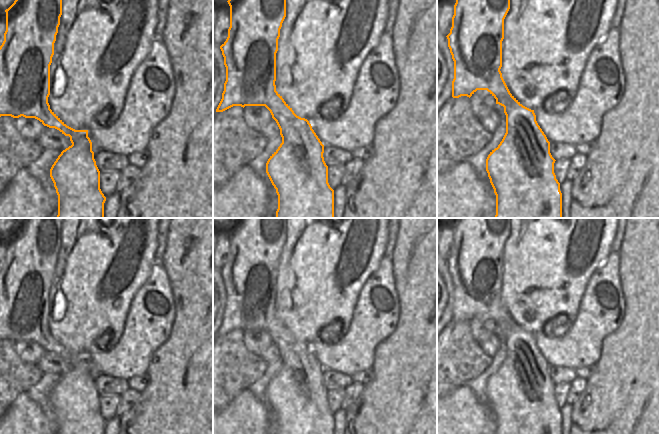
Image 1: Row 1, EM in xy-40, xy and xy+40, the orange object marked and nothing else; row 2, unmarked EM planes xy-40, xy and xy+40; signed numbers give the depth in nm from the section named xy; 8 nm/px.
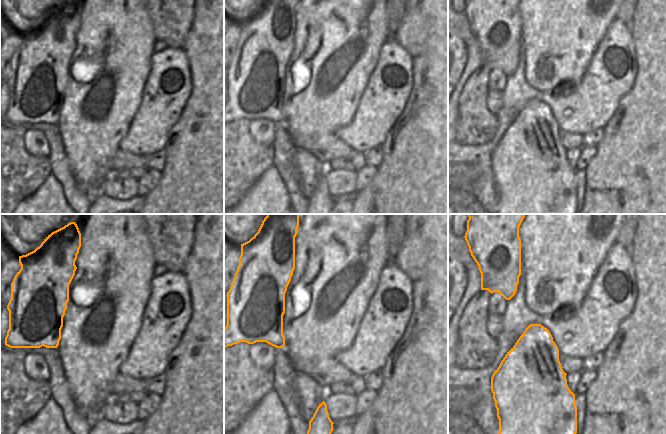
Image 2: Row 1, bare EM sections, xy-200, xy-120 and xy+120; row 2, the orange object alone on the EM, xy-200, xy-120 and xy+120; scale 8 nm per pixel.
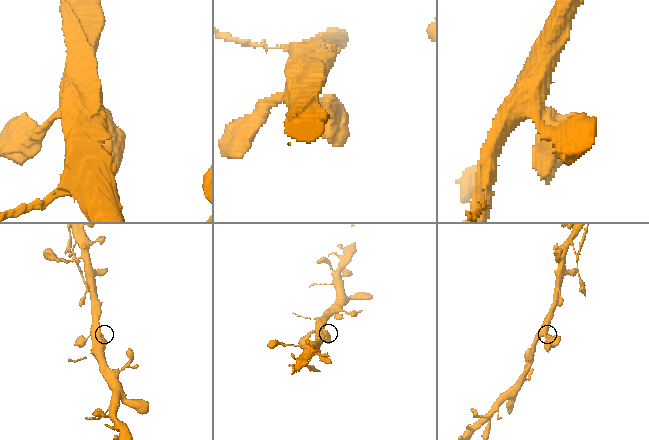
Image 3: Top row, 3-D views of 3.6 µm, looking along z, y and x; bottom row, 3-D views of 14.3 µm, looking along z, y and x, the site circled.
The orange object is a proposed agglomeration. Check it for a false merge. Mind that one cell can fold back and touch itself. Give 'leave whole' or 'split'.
leave whole

